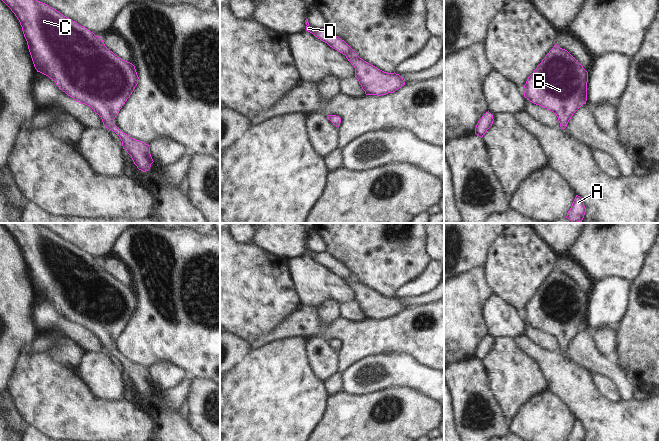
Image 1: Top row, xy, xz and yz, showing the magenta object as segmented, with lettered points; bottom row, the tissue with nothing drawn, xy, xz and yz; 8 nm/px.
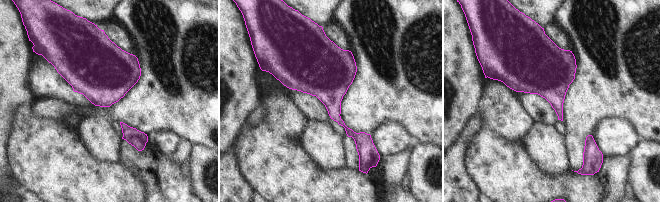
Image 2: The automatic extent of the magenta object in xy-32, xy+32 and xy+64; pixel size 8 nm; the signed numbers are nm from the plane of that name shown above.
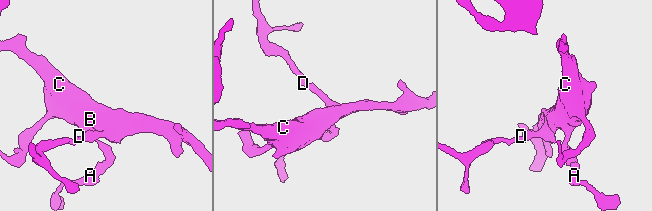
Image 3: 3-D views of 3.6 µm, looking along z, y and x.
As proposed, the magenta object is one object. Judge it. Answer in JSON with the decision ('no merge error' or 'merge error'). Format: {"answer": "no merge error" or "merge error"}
{"answer": "no merge error"}

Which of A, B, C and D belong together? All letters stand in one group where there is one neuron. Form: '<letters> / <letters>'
A B C D

